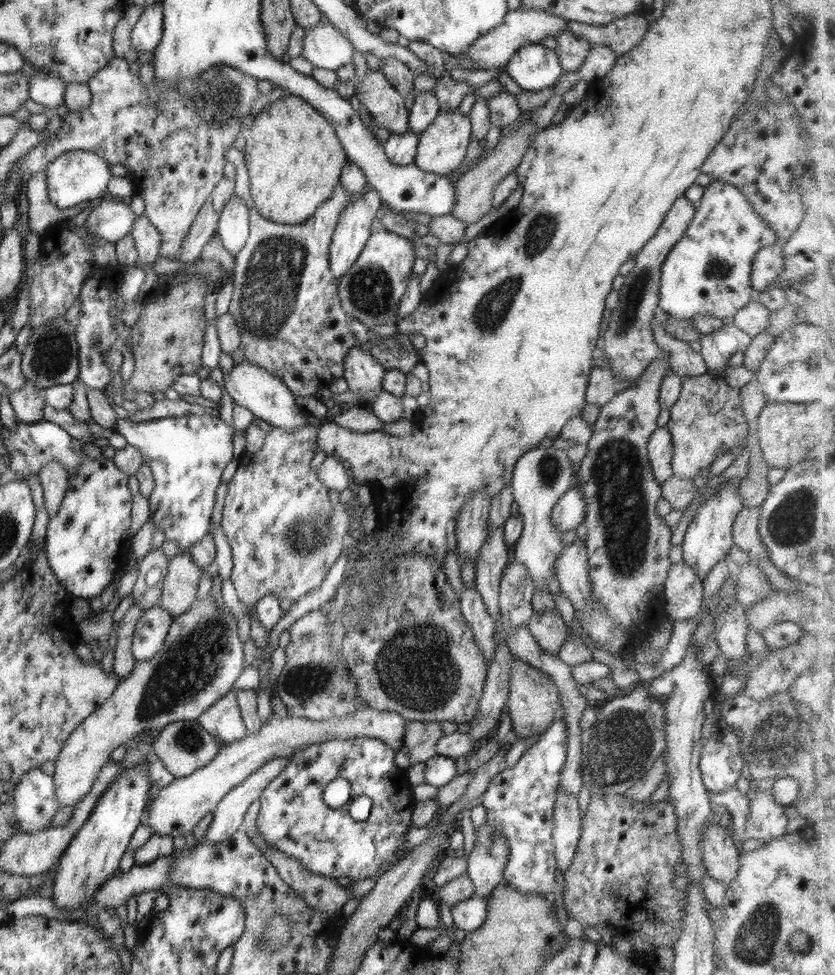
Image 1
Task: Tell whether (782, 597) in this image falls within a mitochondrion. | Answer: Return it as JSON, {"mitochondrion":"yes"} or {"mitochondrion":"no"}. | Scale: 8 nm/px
{"mitochondrion":"no"}

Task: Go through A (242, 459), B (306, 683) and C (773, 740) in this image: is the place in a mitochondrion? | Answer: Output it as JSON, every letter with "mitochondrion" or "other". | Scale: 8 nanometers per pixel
{"A":"other","B":"mitochondrion","C":"mitochondrion"}

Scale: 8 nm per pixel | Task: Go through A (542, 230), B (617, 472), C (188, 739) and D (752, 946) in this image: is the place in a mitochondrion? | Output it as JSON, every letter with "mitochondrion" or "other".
{"A":"mitochondrion","B":"mitochondrion","C":"mitochondrion","D":"mitochondrion"}

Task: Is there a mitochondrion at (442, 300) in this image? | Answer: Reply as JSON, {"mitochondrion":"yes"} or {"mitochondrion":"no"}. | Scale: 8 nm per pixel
{"mitochondrion":"no"}

